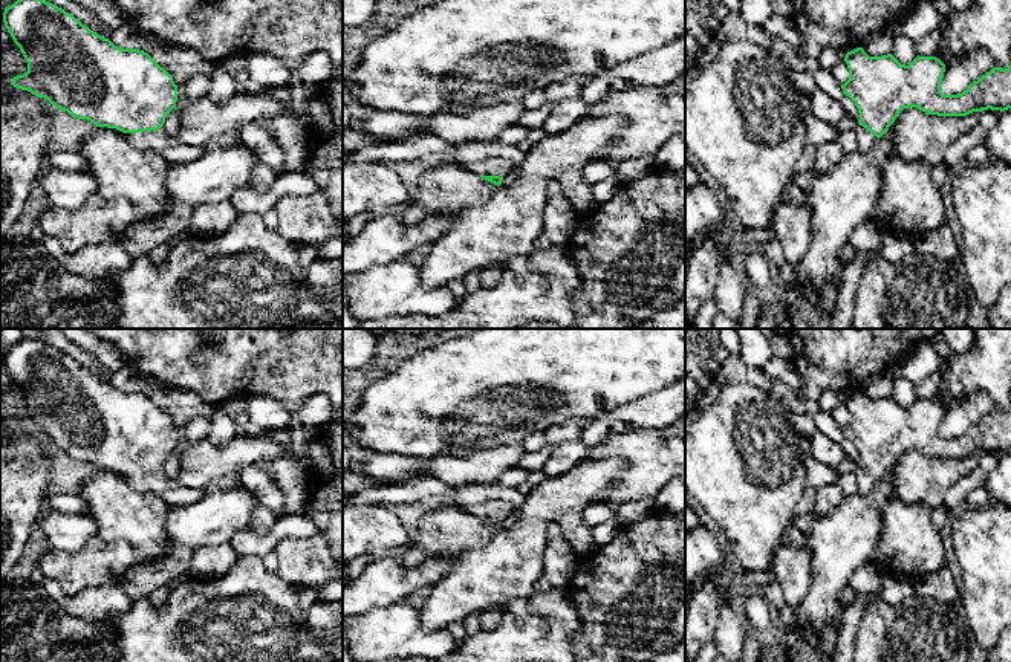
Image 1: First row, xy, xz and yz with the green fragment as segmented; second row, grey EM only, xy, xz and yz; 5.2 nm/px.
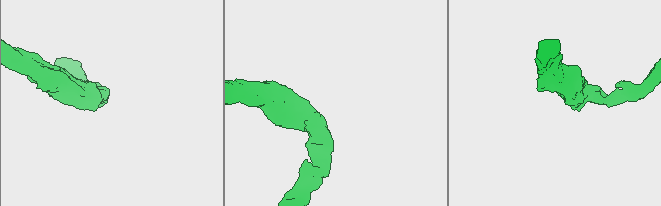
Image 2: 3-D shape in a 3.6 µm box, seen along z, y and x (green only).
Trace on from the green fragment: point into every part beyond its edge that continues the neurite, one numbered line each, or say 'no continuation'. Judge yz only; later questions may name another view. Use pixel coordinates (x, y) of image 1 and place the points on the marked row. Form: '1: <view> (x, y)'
1: yz (866, 139)

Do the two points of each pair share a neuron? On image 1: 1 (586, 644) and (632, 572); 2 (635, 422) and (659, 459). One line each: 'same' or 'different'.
1: same
2: different

